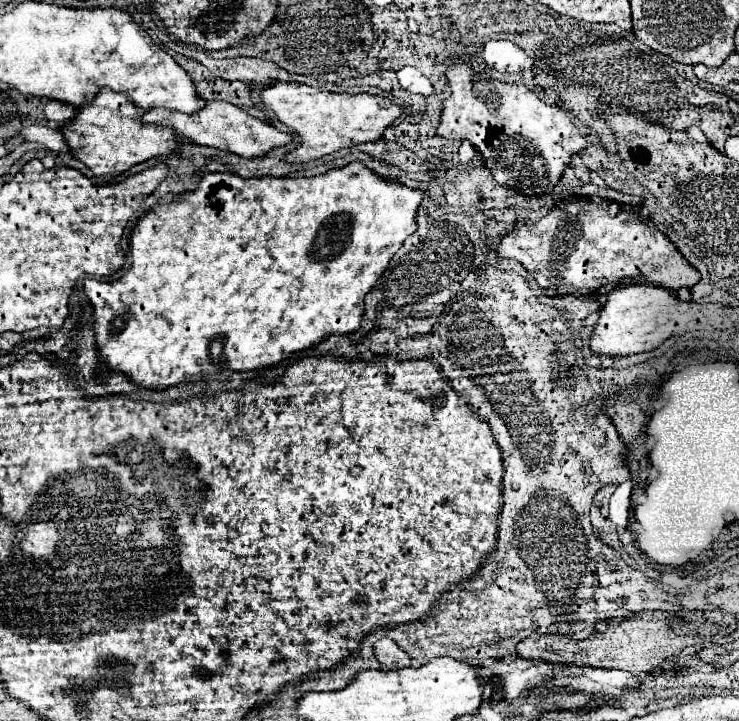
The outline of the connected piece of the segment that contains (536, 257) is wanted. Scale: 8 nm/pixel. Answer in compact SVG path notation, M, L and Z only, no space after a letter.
M565 197L559 205L555 205L541 221L517 225L509 235L505 235L497 247L499 259L515 259L525 271L537 281L537 285L551 297L565 295L589 295L601 289L603 285L617 283L619 279L637 279L645 283L653 283L659 287L667 287L669 291L677 291L681 287L693 287L699 283L699 273L689 265L689 261L675 249L675 245L661 233L655 225L643 223L639 215L631 215L621 211L617 217L609 217L605 203L585 197Z

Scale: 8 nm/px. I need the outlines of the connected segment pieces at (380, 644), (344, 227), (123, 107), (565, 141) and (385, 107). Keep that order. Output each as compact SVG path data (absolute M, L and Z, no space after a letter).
M383 637L375 643L375 655L379 659L379 663L387 669L401 669L401 667L411 667L413 659L395 645L395 641Z
M349 163L341 169L331 169L325 175L317 175L311 179L243 179L227 173L207 173L199 189L193 193L183 193L179 201L169 205L155 205L151 213L147 213L138 221L131 237L131 269L117 281L97 281L85 279L83 291L93 307L93 327L95 327L95 343L99 357L99 371L119 371L129 381L139 387L163 391L167 387L175 387L187 379L187 375L205 375L215 373L221 377L223 371L265 371L269 367L279 365L283 359L297 351L311 349L319 345L329 335L349 335L361 327L363 317L363 297L371 291L375 281L387 269L391 257L399 251L403 241L417 229L415 213L423 199L423 191L415 191L403 187L401 183L387 181L363 167L361 163Z
M101 89L97 97L77 109L77 117L71 125L63 127L61 133L71 147L71 153L83 161L95 177L117 177L131 169L137 163L143 163L151 157L165 157L169 153L181 153L181 141L177 139L177 131L173 127L161 125L145 125L141 119L139 107L121 93L111 89Z
M457 63L447 71L451 97L443 103L443 115L441 125L437 129L437 135L443 139L467 139L483 157L485 167L491 169L491 175L497 185L511 187L527 197L541 197L551 193L551 189L557 185L557 181L563 175L563 169L571 165L573 155L585 153L587 141L579 133L579 129L571 123L569 115L553 105L545 105L535 93L531 93L523 85L507 85L495 79L487 79L479 73L475 73L469 65Z
M277 81L263 91L263 103L265 107L273 109L273 113L281 119L281 123L285 123L291 131L295 131L303 139L303 145L285 157L289 163L313 161L345 147L379 141L383 139L383 131L405 113L401 105L391 103L387 97L367 93L339 95L317 87L283 81Z

